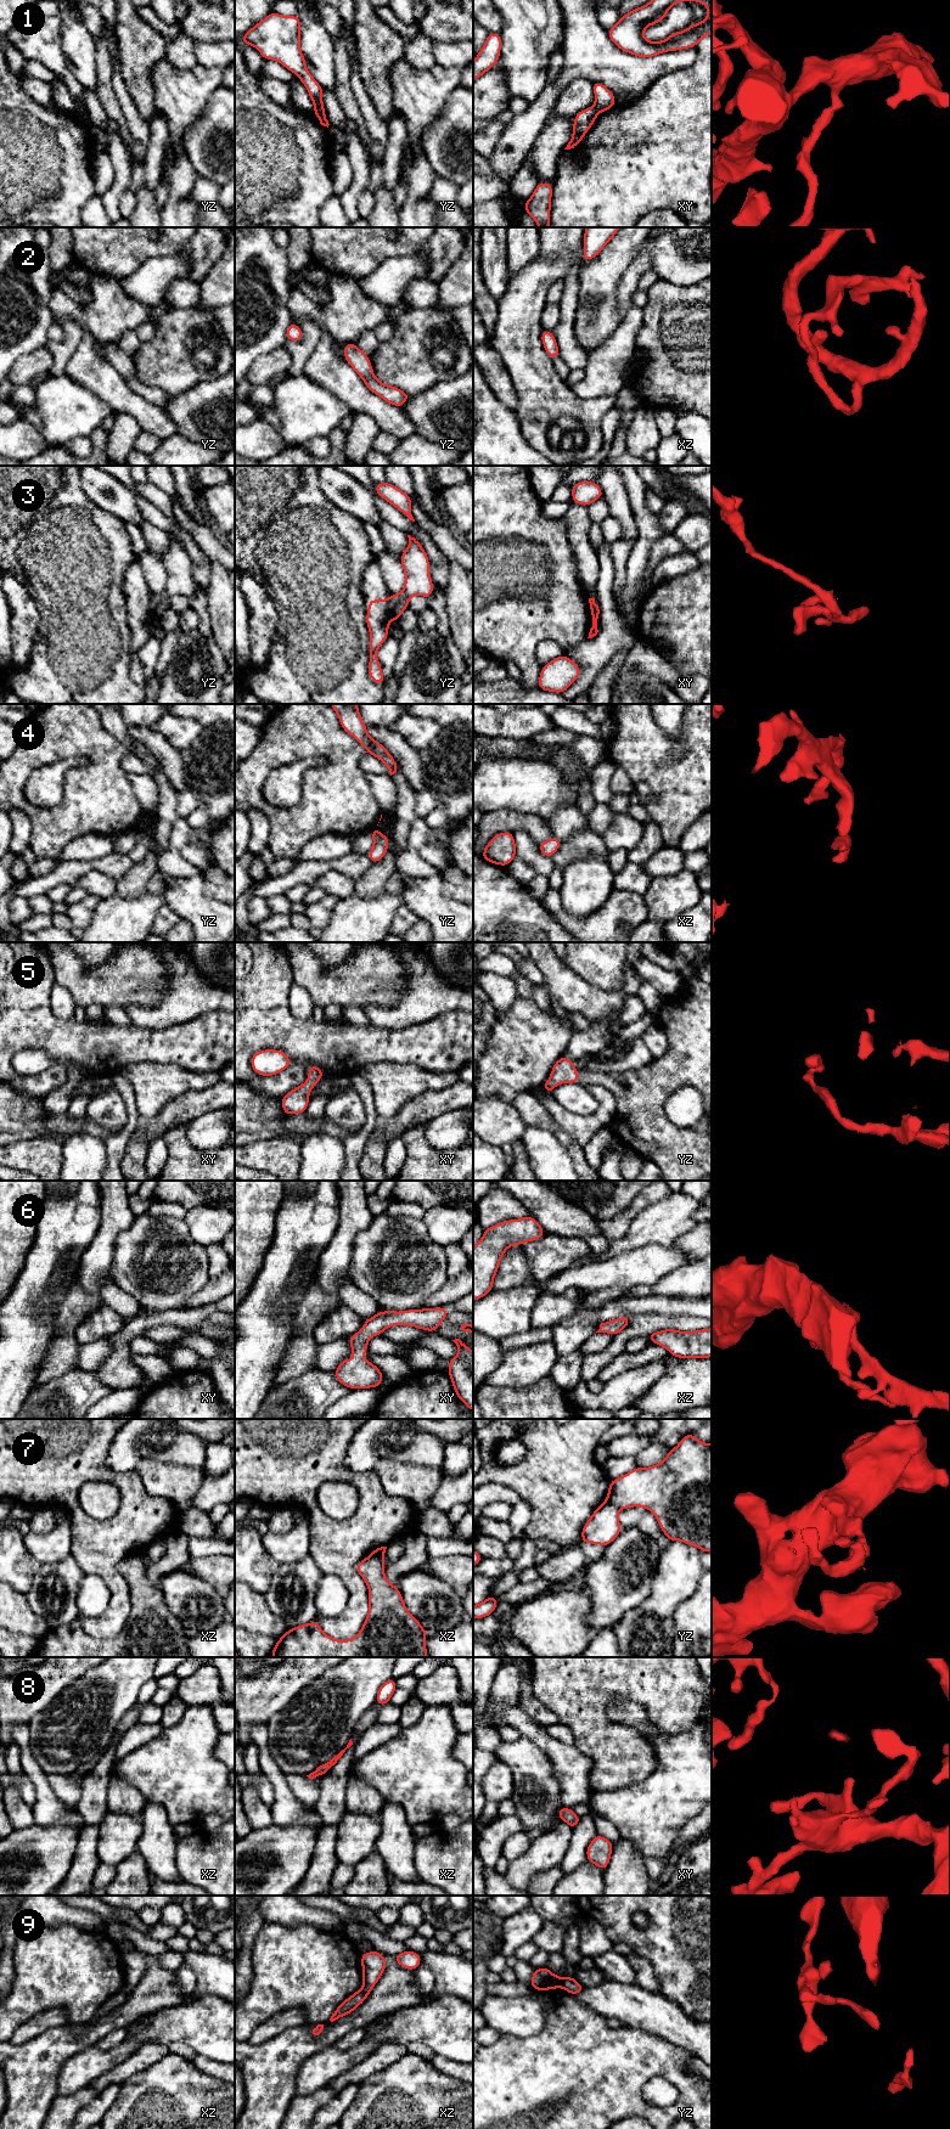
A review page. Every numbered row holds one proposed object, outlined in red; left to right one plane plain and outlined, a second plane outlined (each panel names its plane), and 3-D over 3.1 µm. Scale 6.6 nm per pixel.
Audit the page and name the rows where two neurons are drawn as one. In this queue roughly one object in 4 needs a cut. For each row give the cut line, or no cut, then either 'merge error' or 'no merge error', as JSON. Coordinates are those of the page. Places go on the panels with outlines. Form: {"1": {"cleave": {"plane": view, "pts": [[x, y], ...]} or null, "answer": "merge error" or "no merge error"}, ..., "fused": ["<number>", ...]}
{"1": {"cleave": {"plane": "yz", "pts": [[314, 110], [324, 113]]}, "answer": "merge error"}, "2": {"cleave": null, "answer": "no merge error"}, "3": {"cleave": {"plane": "yz", "pts": [[389, 598], [387, 606], [388, 619]]}, "answer": "merge error"}, "4": {"cleave": null, "answer": "no merge error"}, "5": {"cleave": null, "answer": "no merge error"}, "6": {"cleave": null, "answer": "no merge error"}, "7": {"cleave": {"plane": "xz", "pts": [[370, 1554], [383, 1559]]}, "answer": "merge error"}, "8": {"cleave": null, "answer": "no merge error"}, "9": {"cleave": null, "answer": "no merge error"}, "fused": ["1", "3", "7"]}

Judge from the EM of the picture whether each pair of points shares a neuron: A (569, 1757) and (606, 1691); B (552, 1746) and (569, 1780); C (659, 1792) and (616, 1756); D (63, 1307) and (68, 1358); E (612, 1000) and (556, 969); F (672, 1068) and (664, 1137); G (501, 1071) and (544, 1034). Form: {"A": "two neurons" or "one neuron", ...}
{"A": "two neurons", "B": "one neuron", "C": "two neurons", "D": "one neuron", "E": "one neuron", "F": "one neuron", "G": "one neuron"}

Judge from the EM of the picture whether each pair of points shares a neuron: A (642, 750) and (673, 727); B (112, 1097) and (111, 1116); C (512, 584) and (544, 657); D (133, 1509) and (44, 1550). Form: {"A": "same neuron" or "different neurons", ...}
{"A": "different neurons", "B": "same neuron", "C": "different neurons", "D": "different neurons"}

